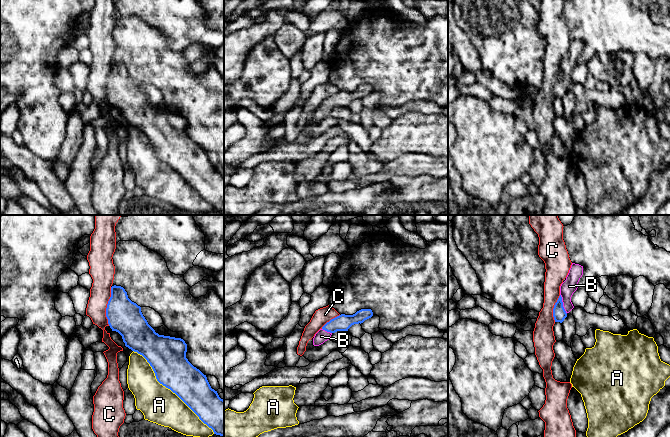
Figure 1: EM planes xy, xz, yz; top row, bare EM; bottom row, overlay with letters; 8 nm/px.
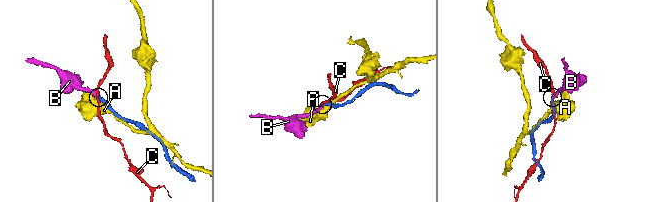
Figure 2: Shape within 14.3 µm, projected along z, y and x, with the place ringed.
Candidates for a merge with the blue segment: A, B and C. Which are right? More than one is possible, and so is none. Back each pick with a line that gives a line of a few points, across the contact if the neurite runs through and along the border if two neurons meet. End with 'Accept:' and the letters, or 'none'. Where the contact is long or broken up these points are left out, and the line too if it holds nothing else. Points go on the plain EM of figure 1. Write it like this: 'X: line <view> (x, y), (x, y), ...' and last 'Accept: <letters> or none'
B: line yz (559, 89), (562, 80), (569, 62)
Accept: B

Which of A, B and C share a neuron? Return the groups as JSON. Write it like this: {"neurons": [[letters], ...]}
{"neurons": [["A"], ["B"], ["C"]]}

